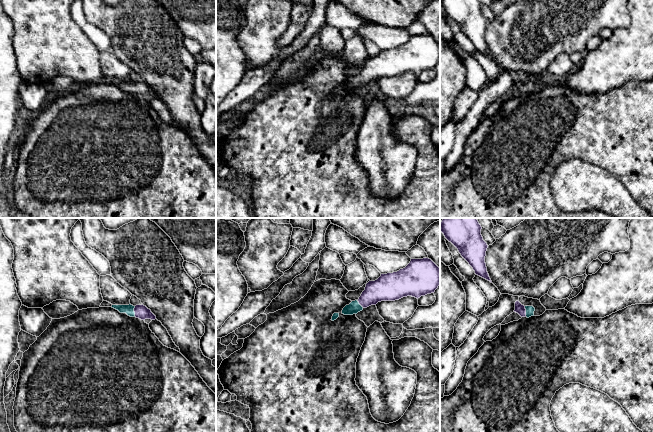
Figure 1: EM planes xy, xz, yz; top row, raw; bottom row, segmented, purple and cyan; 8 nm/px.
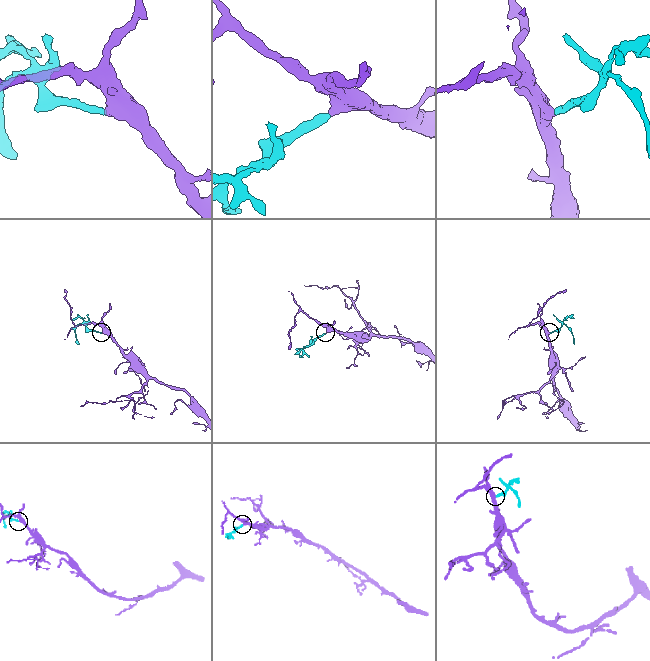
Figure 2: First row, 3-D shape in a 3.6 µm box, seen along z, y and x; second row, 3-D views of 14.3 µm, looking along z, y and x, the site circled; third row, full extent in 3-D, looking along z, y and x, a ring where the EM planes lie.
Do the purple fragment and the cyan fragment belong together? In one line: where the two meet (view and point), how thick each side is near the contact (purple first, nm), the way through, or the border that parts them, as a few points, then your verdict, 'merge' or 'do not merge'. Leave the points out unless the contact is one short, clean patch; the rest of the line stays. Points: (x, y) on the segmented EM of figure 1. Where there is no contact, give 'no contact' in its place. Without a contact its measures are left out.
xy (134, 311) | 110/80 nm | across xy (142, 312), (134, 311), (128, 309) | merge

